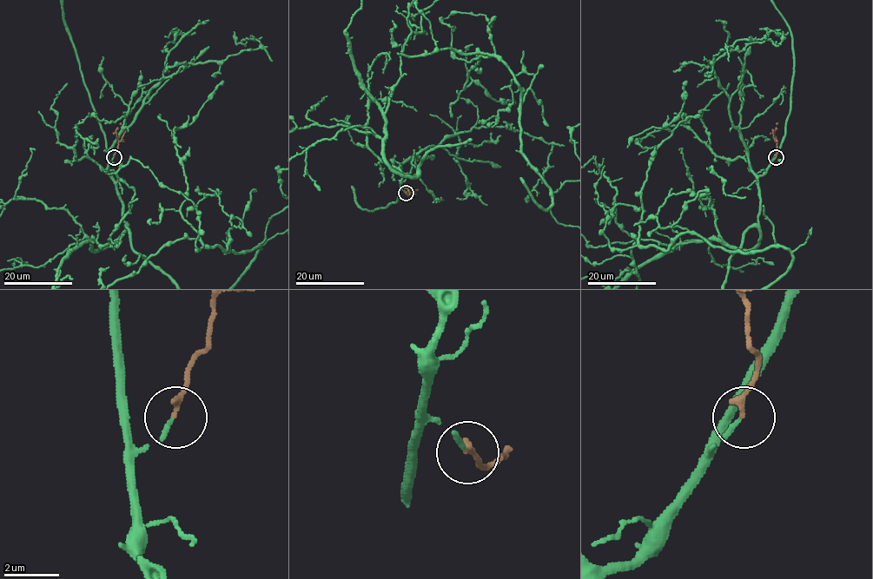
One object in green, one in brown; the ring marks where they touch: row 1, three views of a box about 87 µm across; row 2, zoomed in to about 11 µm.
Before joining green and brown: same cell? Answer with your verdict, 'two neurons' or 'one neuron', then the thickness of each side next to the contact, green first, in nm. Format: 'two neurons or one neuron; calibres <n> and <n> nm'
one neuron; calibres 160 and 240 nm

